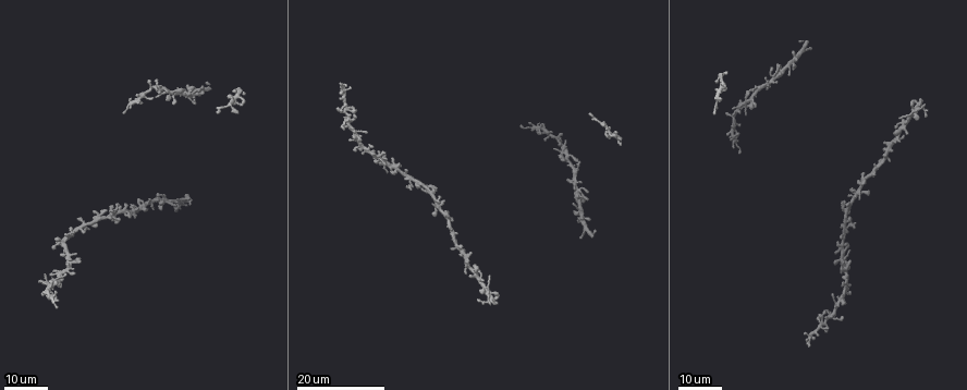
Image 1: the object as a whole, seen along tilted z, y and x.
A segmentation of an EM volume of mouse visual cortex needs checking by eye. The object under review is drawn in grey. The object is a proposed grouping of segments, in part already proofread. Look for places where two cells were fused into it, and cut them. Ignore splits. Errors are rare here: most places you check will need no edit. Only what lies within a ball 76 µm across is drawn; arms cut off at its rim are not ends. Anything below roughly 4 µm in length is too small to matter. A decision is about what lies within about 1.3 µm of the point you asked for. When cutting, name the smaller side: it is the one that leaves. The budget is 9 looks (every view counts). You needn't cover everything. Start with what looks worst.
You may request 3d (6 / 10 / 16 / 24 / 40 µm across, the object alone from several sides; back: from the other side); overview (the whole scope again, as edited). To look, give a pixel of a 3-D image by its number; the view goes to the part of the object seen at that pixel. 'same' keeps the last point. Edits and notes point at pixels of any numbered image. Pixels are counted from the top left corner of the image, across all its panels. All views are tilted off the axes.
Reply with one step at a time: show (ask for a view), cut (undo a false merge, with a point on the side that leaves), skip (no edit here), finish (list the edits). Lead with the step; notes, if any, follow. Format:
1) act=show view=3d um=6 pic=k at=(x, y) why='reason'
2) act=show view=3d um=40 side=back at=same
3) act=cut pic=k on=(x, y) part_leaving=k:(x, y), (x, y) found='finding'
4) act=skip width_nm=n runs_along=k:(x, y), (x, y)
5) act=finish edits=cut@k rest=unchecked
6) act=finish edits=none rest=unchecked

act=show view=3d um=24 pic=1 at=(755, 85) why='side arm on a straight run'

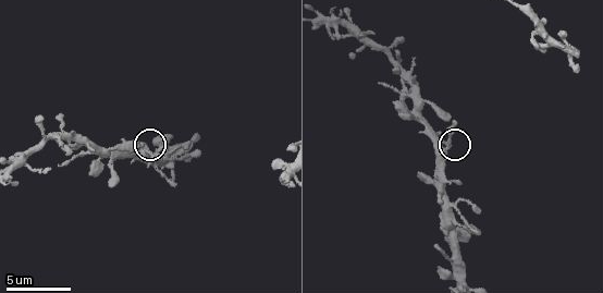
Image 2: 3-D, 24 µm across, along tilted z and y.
act=show view=3d um=10 pic=2 at=(146, 153) why='zoom in'

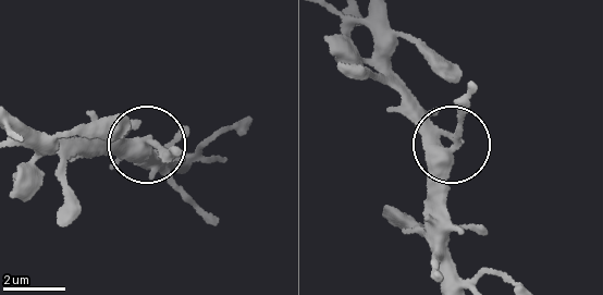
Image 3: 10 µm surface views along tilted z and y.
act=skip width_nm=310 found='continuous, no second cell'

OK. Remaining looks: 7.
act=show view=3d um=16 pic=2 at=(44, 138) why='side arm on a straight run'

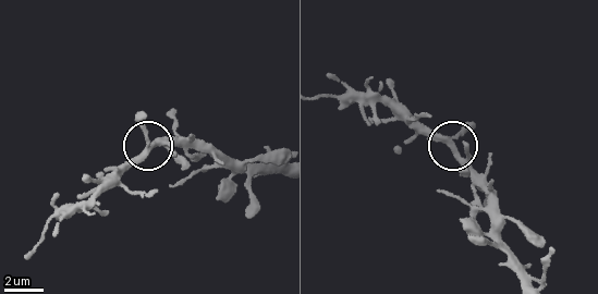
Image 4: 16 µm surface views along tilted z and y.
act=skip width_nm=250 found='one cell here'

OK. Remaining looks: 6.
act=show view=3d um=16 pic=1 at=(127, 103) why='four arms meet'

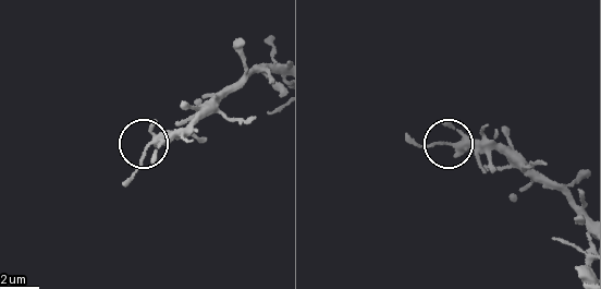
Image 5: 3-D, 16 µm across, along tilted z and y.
act=show view=3d um=6 pic=5 at=(152, 144) why='zoom in'

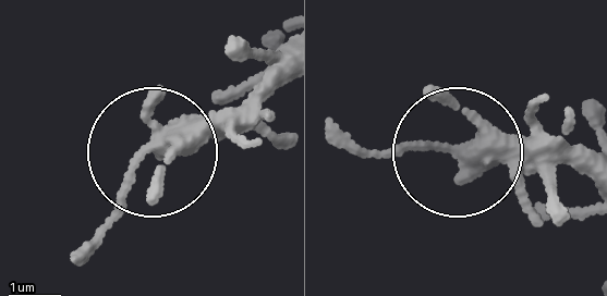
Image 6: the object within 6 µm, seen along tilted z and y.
act=skip found='continuous, no second cell'

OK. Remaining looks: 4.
act=show view=3d um=24 pic=1 at=(411, 179) why='arms run side by side'

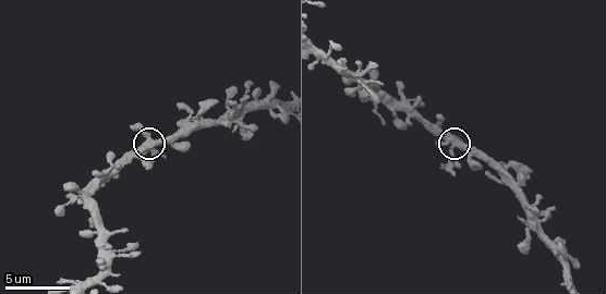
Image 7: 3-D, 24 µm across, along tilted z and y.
act=show view=3d um=6 pic=7 at=(451, 149)

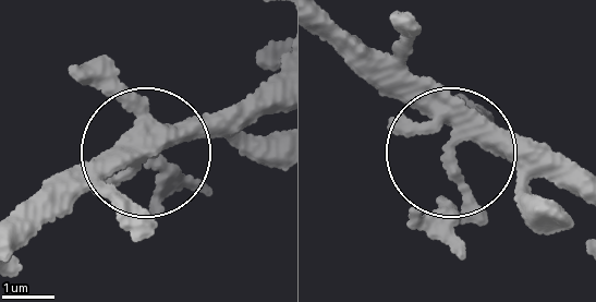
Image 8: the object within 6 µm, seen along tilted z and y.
act=skip arms=5 found='continuous, no second cell'

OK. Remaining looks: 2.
act=finish edits=none rest=unchecked

